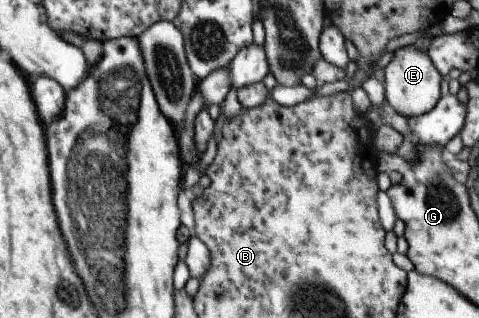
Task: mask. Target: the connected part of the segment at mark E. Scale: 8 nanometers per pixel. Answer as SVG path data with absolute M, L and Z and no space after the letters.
M414 46L395 49L390 61L382 69L380 79L383 82L387 104L395 112L405 116L425 114L436 105L440 97L438 84L441 75L428 54L425 51L419 51Z

